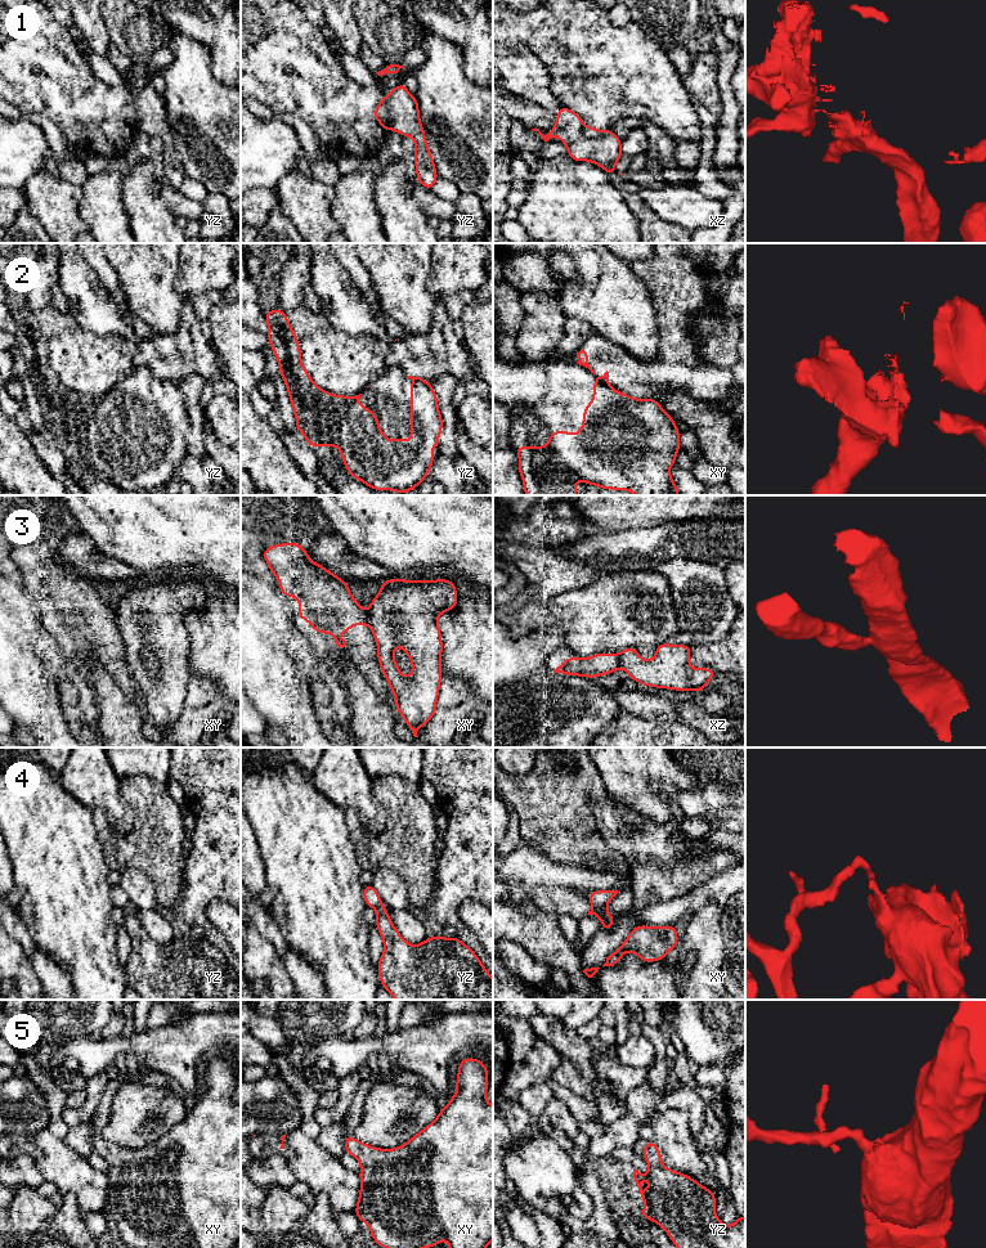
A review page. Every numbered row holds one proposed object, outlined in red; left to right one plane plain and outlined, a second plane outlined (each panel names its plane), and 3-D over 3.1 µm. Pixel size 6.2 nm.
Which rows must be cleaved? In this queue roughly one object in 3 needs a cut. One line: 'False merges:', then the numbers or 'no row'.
False merges: 1, 2, 3, 4

